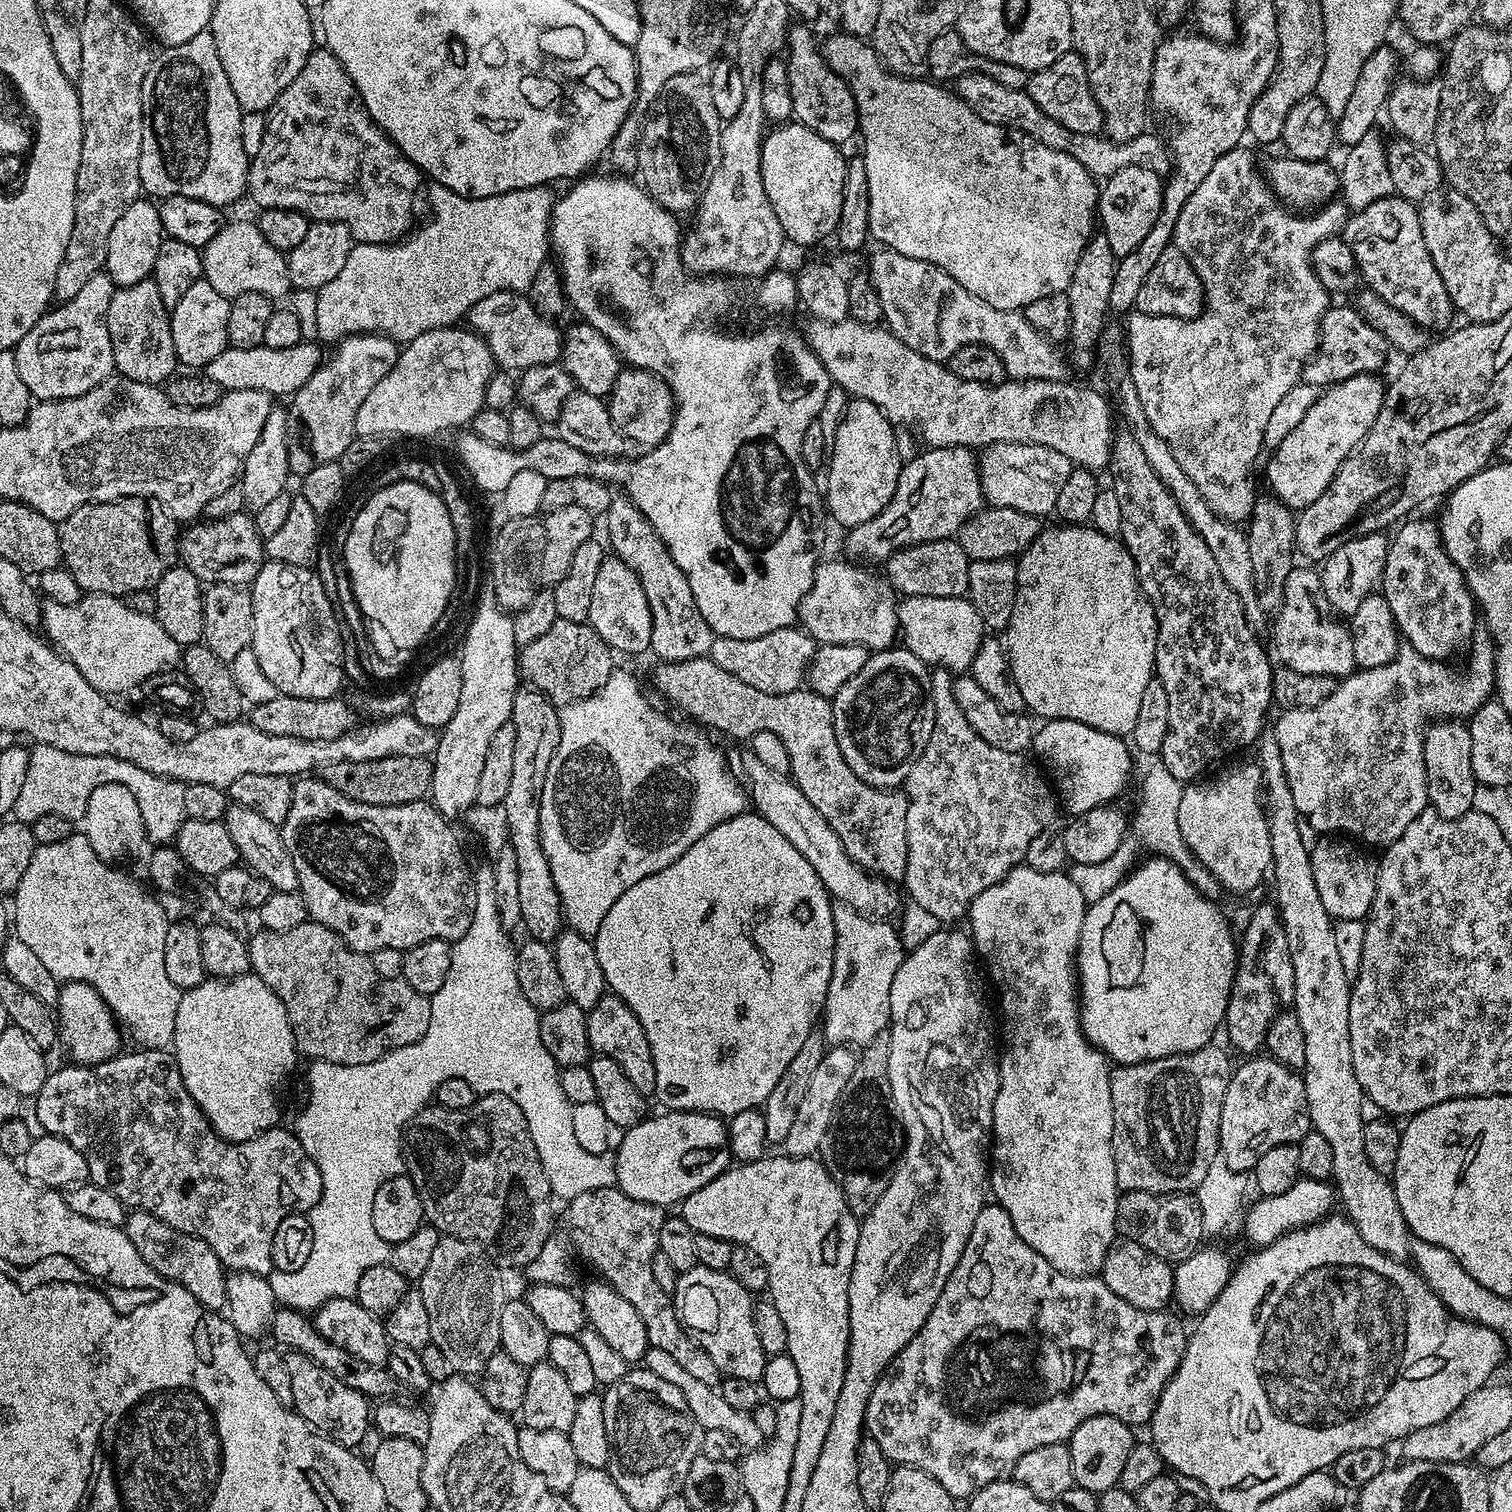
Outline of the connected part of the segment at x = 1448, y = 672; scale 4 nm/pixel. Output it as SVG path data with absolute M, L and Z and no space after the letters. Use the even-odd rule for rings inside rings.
M1473 635L1467 649L1468 665L1459 676L1443 660L1431 660L1413 648L1400 646L1396 657L1384 666L1362 668L1343 677L1334 694L1313 708L1281 711L1274 735L1282 754L1286 782L1294 796L1294 806L1316 834L1347 834L1368 844L1387 846L1402 830L1429 807L1424 769L1424 730L1430 722L1471 718L1485 704L1496 686L1494 645L1487 635Z

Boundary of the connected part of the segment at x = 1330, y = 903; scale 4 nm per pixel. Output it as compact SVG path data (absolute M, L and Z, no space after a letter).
M1320 838L1315 845L1311 845L1312 853L1312 877L1314 886L1318 886L1318 898L1322 898L1322 906L1329 916L1339 920L1361 920L1367 917L1372 909L1374 894L1376 893L1376 869L1377 865L1364 852L1359 852L1356 848L1351 848L1347 844L1349 841L1344 838Z

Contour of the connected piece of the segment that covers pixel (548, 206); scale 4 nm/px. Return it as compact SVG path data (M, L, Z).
M429 183L426 188L426 196L428 192L428 221L425 222L424 225L417 227L415 231L411 234L404 237L402 240L396 241L395 244L357 244L353 243L352 249L350 250L350 258L346 258L345 266L342 266L341 273L334 279L331 279L330 282L326 284L326 286L317 289L317 325L318 325L318 338L321 343L326 344L326 342L330 342L329 344L339 343L341 340L348 336L359 336L362 332L371 332L378 336L388 336L392 340L397 342L407 342L413 340L414 338L418 338L418 334L426 334L426 330L438 330L439 328L450 328L456 325L459 325L461 321L467 317L468 311L473 308L478 302L482 302L482 298L490 298L490 294L498 294L499 292L519 292L521 294L527 293L531 286L531 283L534 282L535 275L538 274L538 270L540 267L546 264L546 258L544 258L544 251L547 253L550 248L550 225L552 222L552 207L556 205L558 196L557 193L552 193L553 189L546 184L539 184L538 186L534 186L533 188L523 188L522 190L510 190L506 194L498 194L497 196L487 196L486 198L474 198L473 196L463 196L462 194L454 194L450 190L446 190L446 186L442 186L441 184Z

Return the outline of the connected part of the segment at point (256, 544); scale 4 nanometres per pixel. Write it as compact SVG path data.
M247 511L227 516L221 520L204 518L185 528L188 529L183 529L180 538L179 559L183 567L189 568L205 585L248 586L258 574L258 570L262 570L266 559L265 537L258 534L256 521Z

